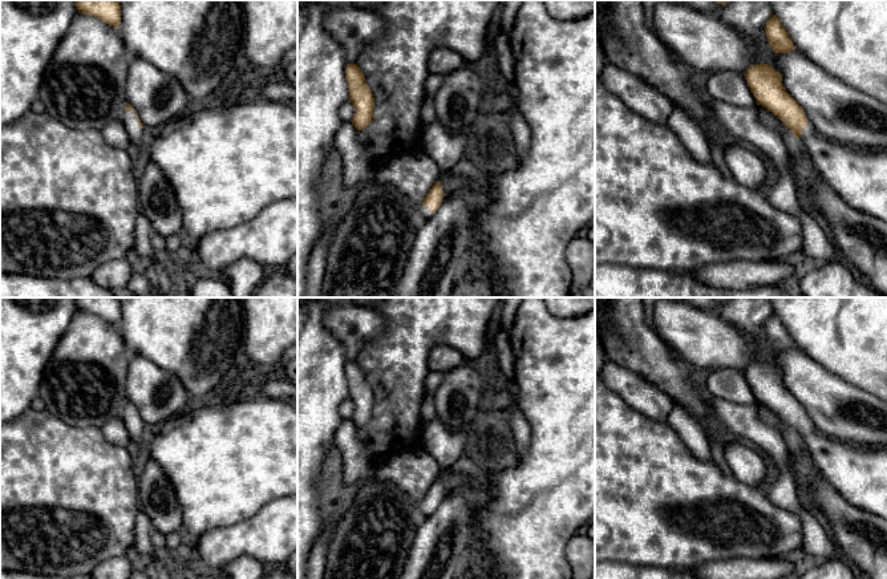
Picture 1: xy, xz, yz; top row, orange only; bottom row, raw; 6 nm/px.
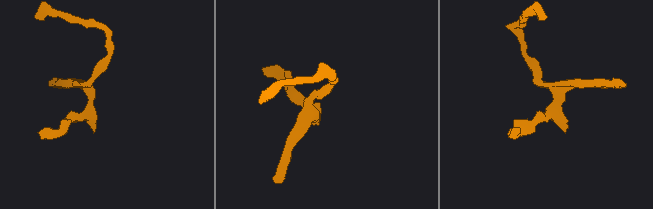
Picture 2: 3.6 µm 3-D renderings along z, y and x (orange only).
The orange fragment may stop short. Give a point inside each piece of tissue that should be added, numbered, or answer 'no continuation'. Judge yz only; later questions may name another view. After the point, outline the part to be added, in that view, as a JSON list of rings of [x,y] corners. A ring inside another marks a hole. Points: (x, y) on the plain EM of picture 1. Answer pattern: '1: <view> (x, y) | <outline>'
1: yz (858, 473) | [[[807,420],[801,440],[810,452],[814,469],[852,506],[887,521],[887,449],[872,449],[827,437]]]

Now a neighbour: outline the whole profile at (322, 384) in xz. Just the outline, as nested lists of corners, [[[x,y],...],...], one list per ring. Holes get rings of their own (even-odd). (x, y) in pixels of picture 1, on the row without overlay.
[[[337,297],[297,301],[297,579],[307,579],[308,558],[321,525],[316,482],[335,433],[344,421],[340,406],[349,398],[345,348],[324,324],[335,300]]]

